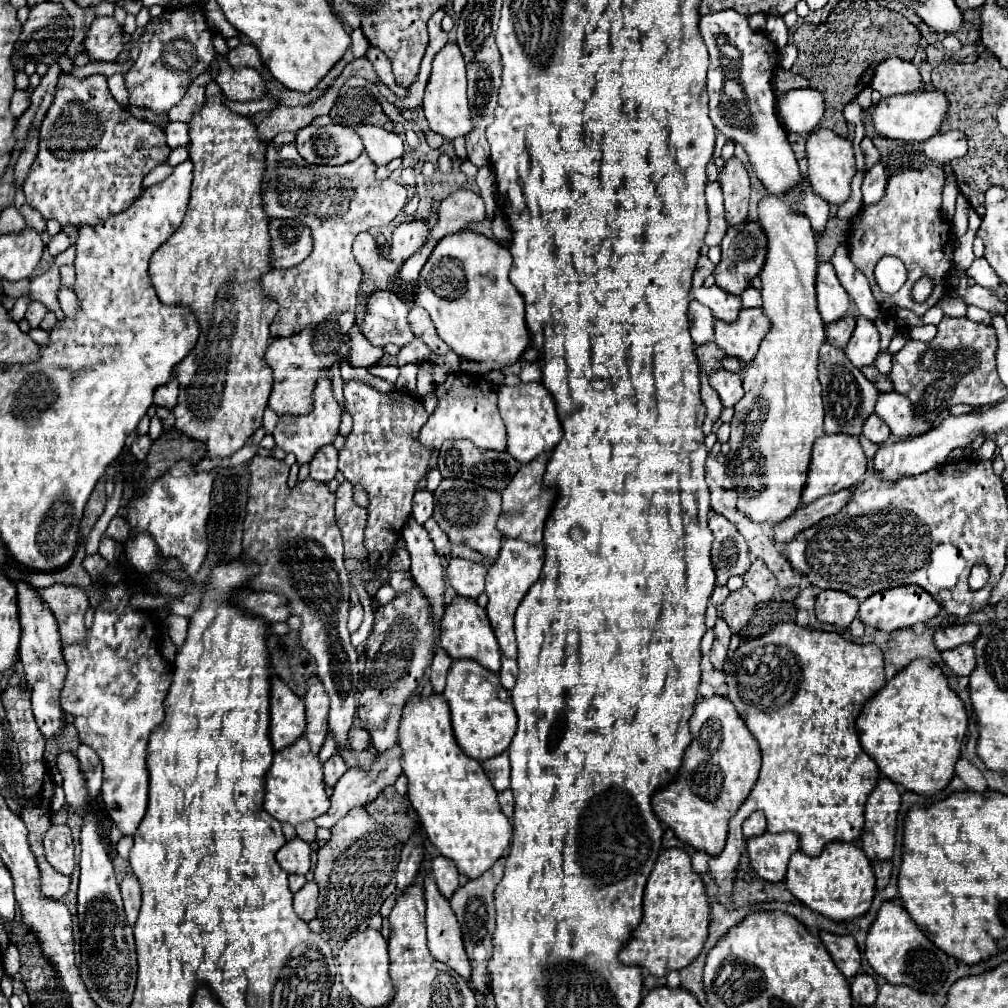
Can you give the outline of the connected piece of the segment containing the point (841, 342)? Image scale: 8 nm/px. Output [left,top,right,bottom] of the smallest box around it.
[827,316,855,348]

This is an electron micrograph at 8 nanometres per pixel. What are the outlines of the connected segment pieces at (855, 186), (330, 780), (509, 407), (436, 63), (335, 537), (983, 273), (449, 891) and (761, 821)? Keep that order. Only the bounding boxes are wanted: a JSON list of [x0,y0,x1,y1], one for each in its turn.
[[836,171,864,220],[323,754,349,786],[499,382,563,462],[423,44,473,140],[243,456,359,748],[965,257,1001,290],[431,856,459,898],[743,812,767,838]]

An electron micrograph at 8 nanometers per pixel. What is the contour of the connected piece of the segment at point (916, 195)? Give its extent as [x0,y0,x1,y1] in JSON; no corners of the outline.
[849,164,957,316]

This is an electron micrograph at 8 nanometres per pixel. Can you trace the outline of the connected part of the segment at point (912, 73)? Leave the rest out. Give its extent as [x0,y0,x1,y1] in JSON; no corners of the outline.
[871,56,923,96]

